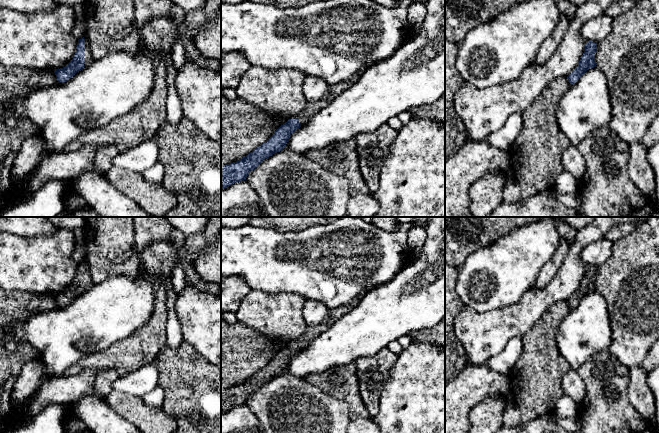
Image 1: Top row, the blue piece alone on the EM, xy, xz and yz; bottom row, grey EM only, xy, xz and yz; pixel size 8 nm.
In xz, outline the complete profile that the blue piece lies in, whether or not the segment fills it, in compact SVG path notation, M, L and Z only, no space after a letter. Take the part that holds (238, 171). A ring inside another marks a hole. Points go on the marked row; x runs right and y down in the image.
M374 63L367 64L361 68L347 81L329 85L326 93L320 100L314 103L307 103L298 117L289 119L281 125L261 146L257 147L237 162L221 166L221 189L246 180L249 173L266 158L283 150L289 141L290 136L297 129L306 124L321 108L330 104L333 99L353 85L360 78L360 75L372 64Z

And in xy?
M85 37L79 39L73 59L65 67L54 71L58 83L67 82L77 72L83 70L94 61L87 39Z

